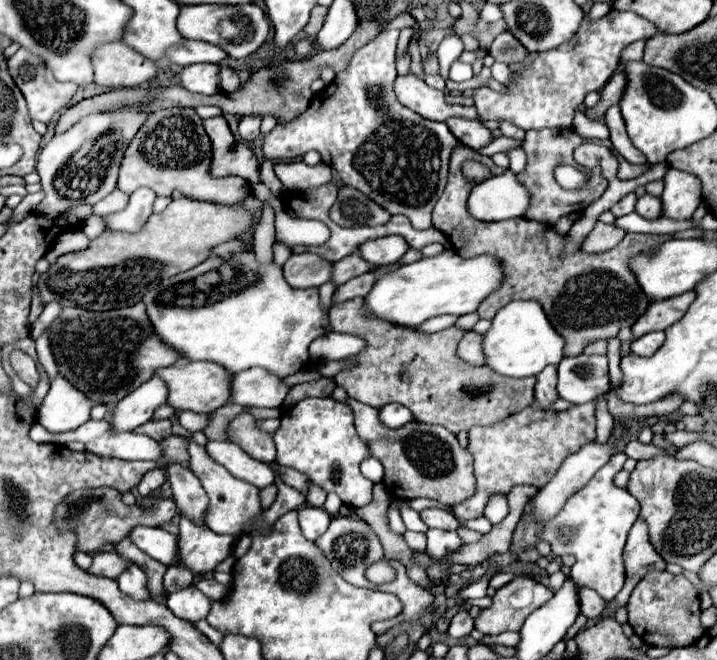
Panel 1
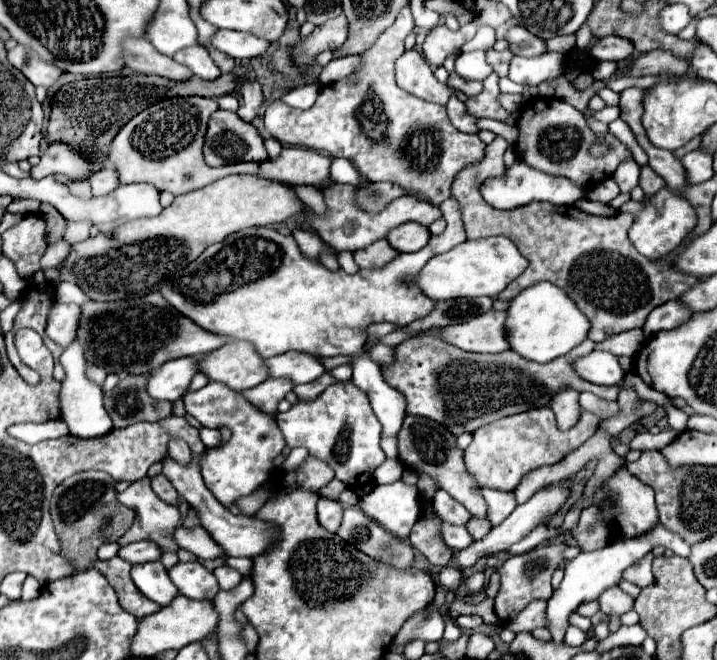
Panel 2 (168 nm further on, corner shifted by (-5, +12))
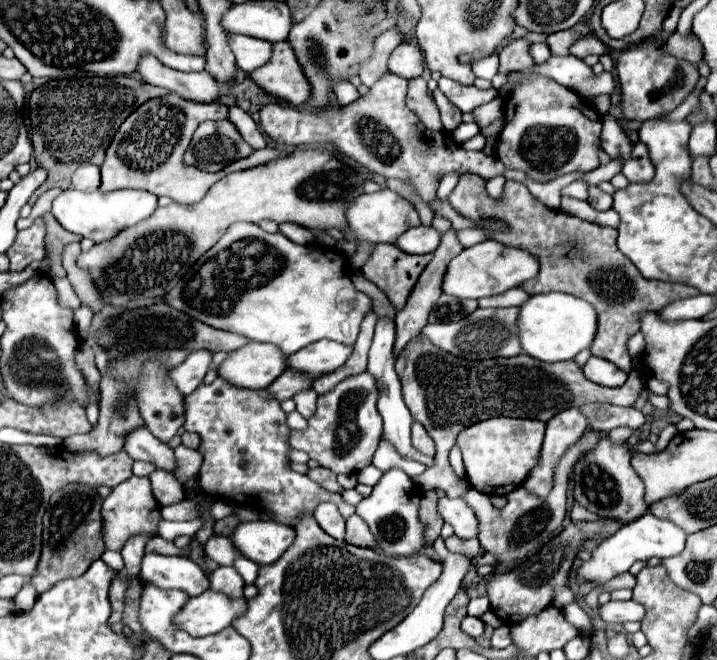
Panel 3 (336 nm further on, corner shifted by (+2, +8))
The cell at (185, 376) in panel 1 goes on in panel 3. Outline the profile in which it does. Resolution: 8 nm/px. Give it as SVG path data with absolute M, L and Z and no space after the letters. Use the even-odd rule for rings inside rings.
M249 342L243 348L229 352L217 372L219 378L227 380L235 388L259 390L267 388L285 368L285 356L279 348L261 342Z

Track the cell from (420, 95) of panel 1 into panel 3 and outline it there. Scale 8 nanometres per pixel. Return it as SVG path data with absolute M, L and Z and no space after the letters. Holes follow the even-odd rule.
M409 42L399 44L389 56L389 72L395 76L403 76L405 80L419 78L423 74L421 50Z

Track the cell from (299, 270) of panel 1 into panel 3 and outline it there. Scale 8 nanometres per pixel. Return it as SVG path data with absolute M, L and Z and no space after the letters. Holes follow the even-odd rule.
M291 222L279 224L279 232L283 232L283 236L287 236L287 238L289 238L291 242L295 242L295 244L311 244L313 238L315 238L311 230L303 228L303 226L299 226L299 224L291 224Z

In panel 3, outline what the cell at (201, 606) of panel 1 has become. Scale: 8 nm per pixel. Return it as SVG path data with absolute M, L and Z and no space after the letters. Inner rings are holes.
M145 554L141 562L141 578L159 588L177 588L189 596L199 596L209 588L207 574L187 556Z

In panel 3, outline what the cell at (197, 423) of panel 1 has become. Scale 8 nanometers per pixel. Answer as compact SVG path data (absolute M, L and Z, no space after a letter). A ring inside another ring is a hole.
M217 378L213 384L201 384L199 388L195 388L195 392L185 396L185 430L197 432L203 440L199 448L199 452L203 454L201 488L215 498L225 498L227 502L241 504L251 496L259 496L263 492L285 492L283 514L277 514L277 522L281 524L291 524L305 510L313 512L313 508L321 502L335 502L343 518L355 514L355 506L345 504L339 494L327 492L305 474L297 474L287 468L289 426L285 422L285 412L279 408L279 402L271 400L265 390L241 390L221 378Z

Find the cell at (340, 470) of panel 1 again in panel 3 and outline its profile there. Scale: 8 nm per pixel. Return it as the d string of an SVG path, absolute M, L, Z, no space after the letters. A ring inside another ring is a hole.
M357 374L339 382L327 394L317 398L317 410L307 420L305 430L291 430L289 446L303 450L319 466L333 470L335 474L359 474L371 464L371 458L377 450L377 444L383 434L381 416L375 408L377 388L371 376Z

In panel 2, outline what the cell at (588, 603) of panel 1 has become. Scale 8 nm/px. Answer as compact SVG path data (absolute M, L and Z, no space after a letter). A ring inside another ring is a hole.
M618 586L608 588L608 590L598 598L598 602L600 602L600 610L602 610L606 616L612 616L612 614L622 616L622 614L626 614L628 610L632 610L632 606L634 606L634 598L632 598L632 596L626 596Z

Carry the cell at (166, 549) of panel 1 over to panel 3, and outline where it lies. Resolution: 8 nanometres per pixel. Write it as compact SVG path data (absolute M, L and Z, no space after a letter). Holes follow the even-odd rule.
M211 536L207 544L203 544L203 552L207 558L217 562L219 566L231 566L237 558L237 550L233 548L227 536Z

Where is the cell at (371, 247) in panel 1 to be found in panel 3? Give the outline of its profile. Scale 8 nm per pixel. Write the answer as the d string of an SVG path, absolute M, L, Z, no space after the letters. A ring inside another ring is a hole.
M417 226L403 232L403 236L399 236L395 246L407 254L427 254L427 252L433 252L439 246L439 242L441 238L435 228Z

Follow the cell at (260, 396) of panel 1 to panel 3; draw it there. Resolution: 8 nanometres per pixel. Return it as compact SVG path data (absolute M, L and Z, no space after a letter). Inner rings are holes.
M319 340L287 356L287 368L297 370L309 378L317 378L343 366L345 360L351 356L351 352L353 352L351 346L331 340Z

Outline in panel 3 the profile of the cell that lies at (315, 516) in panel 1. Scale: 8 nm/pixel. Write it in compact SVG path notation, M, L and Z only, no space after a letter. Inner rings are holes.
M331 502L319 504L315 508L315 520L329 536L333 536L335 540L343 540L343 536L345 536L345 518L339 514L335 504L331 504Z

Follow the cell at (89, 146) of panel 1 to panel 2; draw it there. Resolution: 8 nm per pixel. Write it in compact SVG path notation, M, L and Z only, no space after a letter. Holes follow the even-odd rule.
M50 144L46 152L40 156L40 164L30 170L32 180L42 180L52 174L66 174L70 180L90 178L90 168L78 160L78 152L74 148L66 148L66 144Z

